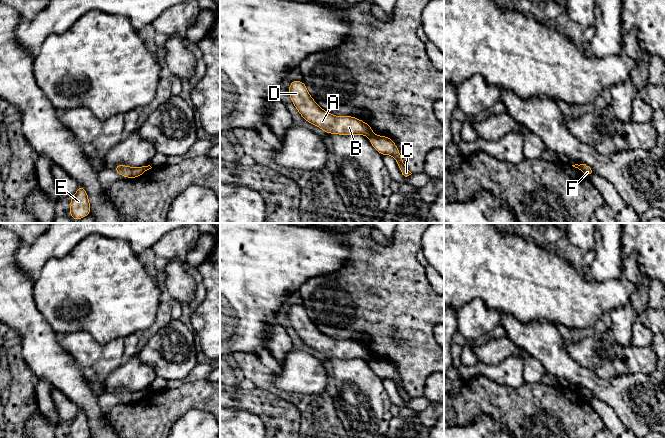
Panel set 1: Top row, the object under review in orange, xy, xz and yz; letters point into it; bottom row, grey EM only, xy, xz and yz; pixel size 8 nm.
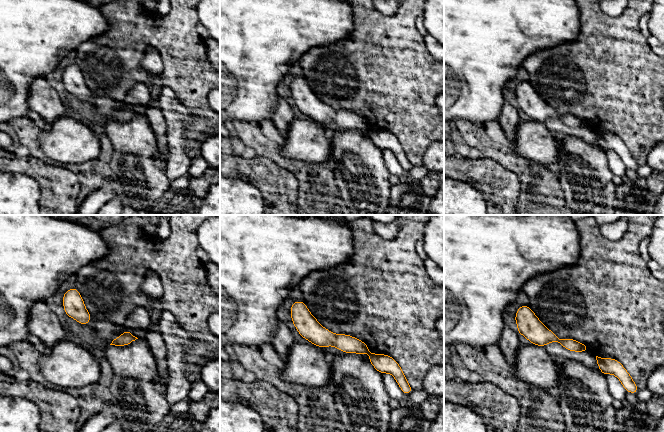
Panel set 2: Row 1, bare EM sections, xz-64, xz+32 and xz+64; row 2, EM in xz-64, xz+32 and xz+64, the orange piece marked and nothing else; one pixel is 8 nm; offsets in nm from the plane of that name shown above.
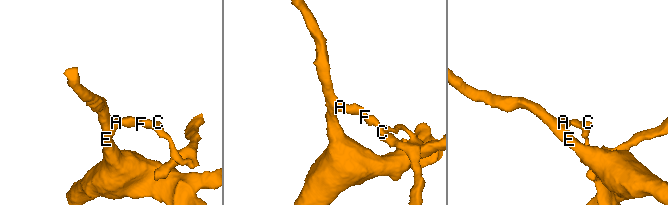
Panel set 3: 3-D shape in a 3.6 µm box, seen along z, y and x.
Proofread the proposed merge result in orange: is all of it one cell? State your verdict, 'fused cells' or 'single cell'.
fused cells

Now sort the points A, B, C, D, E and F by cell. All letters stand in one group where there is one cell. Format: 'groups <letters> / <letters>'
groups A B D E / C F

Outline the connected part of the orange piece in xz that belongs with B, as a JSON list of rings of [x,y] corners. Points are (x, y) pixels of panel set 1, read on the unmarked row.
[[[290,306],[288,318],[305,345],[319,351],[328,358],[365,359],[373,358],[372,351],[353,340],[335,340],[322,333],[309,318],[305,307]]]

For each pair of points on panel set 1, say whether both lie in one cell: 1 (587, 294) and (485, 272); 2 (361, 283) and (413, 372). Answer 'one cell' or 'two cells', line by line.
1: one cell
2: one cell

